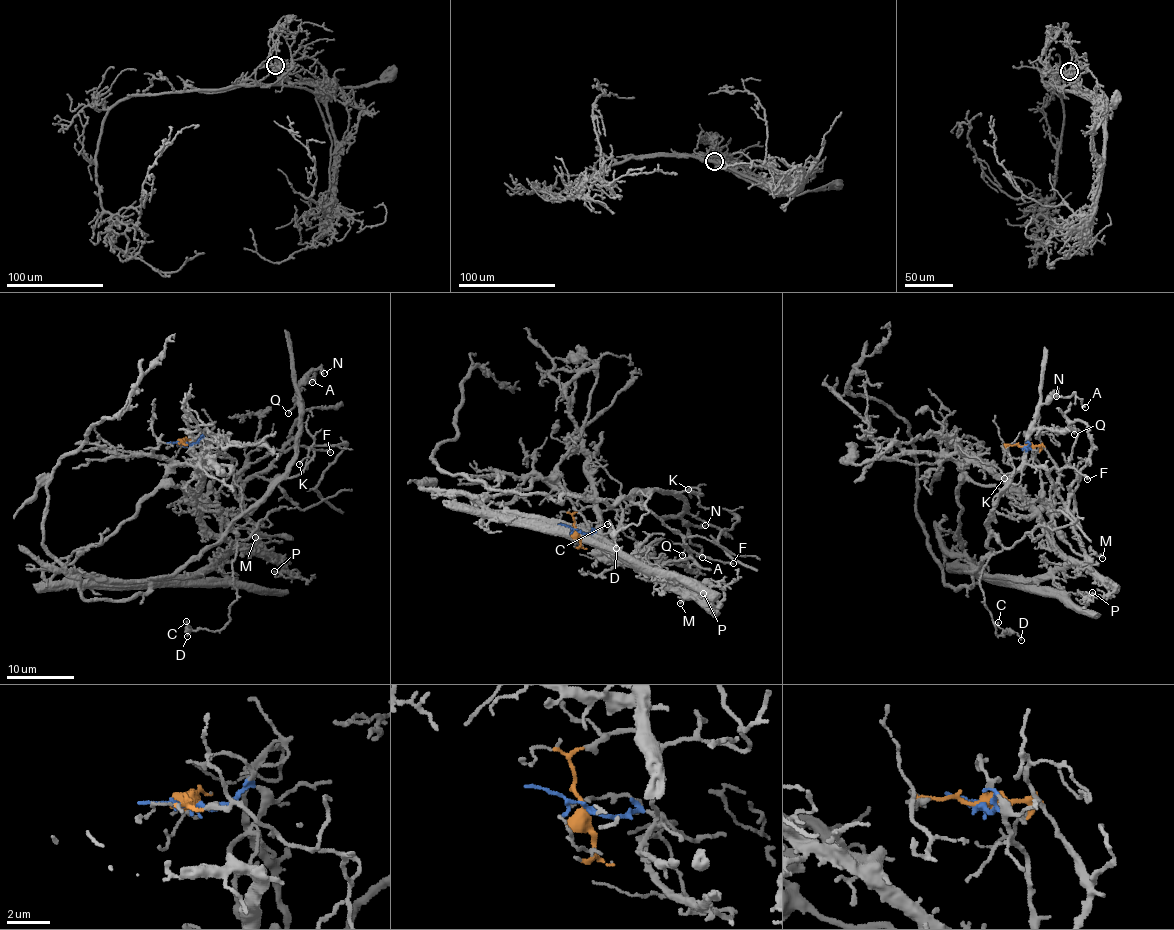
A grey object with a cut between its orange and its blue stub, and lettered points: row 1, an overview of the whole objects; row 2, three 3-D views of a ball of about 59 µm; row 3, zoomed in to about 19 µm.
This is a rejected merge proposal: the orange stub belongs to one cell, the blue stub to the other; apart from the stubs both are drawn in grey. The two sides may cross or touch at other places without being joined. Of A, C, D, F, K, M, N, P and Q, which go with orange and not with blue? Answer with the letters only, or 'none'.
A, C, D, K, N

